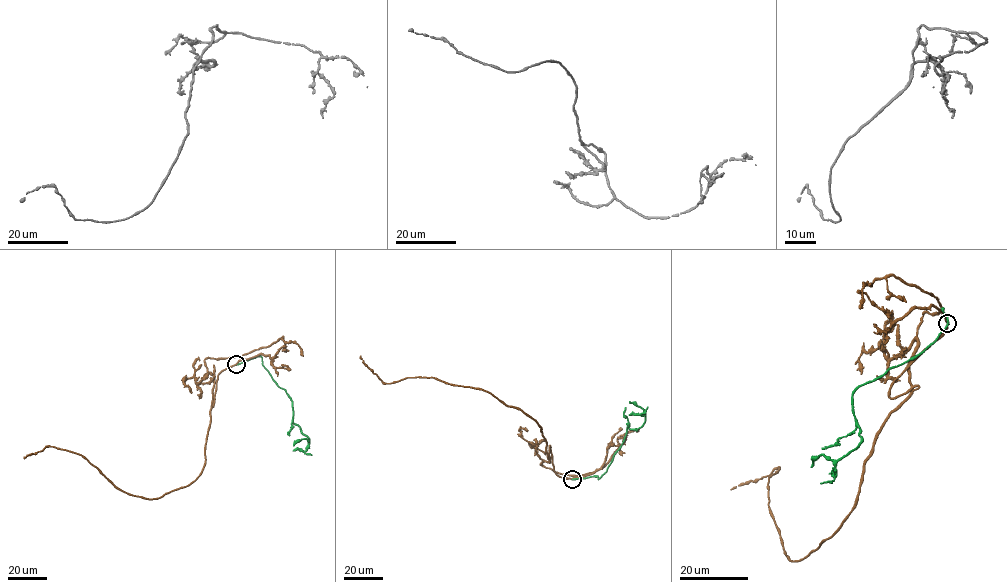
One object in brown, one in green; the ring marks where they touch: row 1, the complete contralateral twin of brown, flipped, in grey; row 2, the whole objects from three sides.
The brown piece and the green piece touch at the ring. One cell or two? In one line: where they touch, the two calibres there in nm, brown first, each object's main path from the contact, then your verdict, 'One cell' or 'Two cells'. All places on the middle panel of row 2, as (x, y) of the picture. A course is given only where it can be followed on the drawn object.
Place: (572, 479). Thickness 260 nm (brown) against 380 nm. Course of brown: (572, 479), (559, 476), (553, 470), (541, 428), (520, 410), (484, 390), (432, 377), (384, 383), (360, 356). Course of green: (572, 479), (598, 479), (621, 445), (628, 425), (637, 430), (642, 426), (645, 411), (629, 401). Two cells

